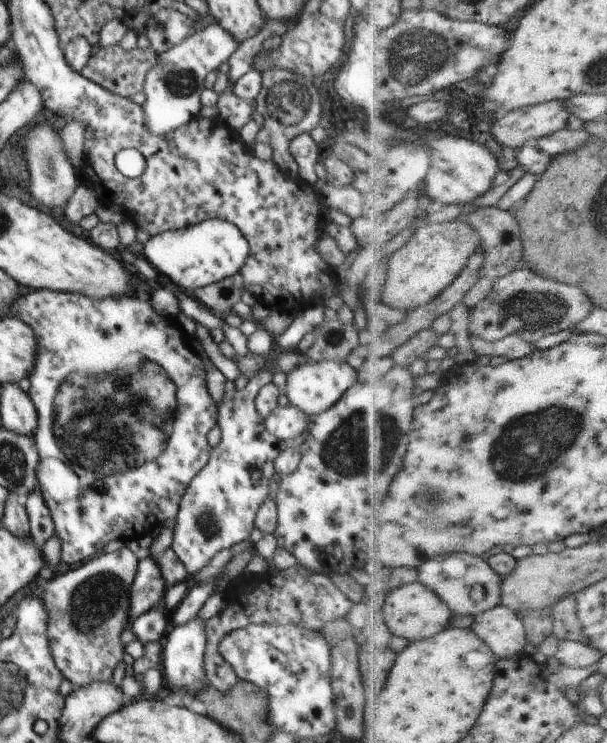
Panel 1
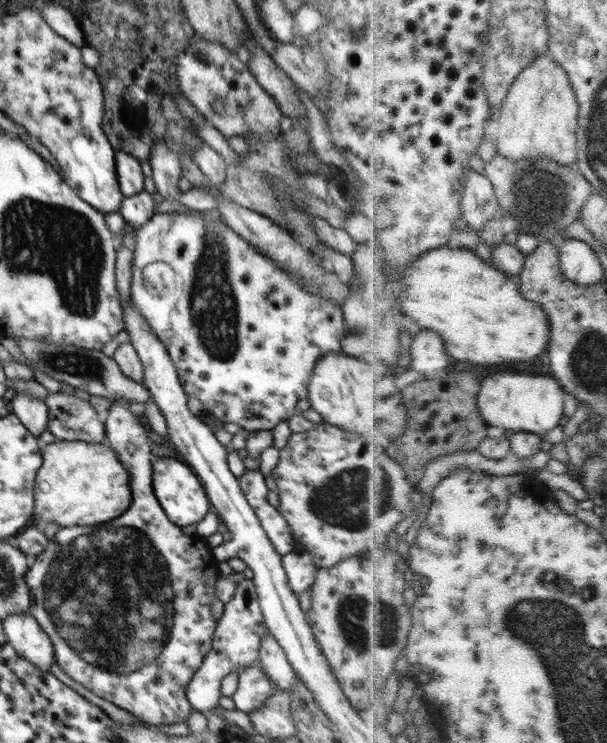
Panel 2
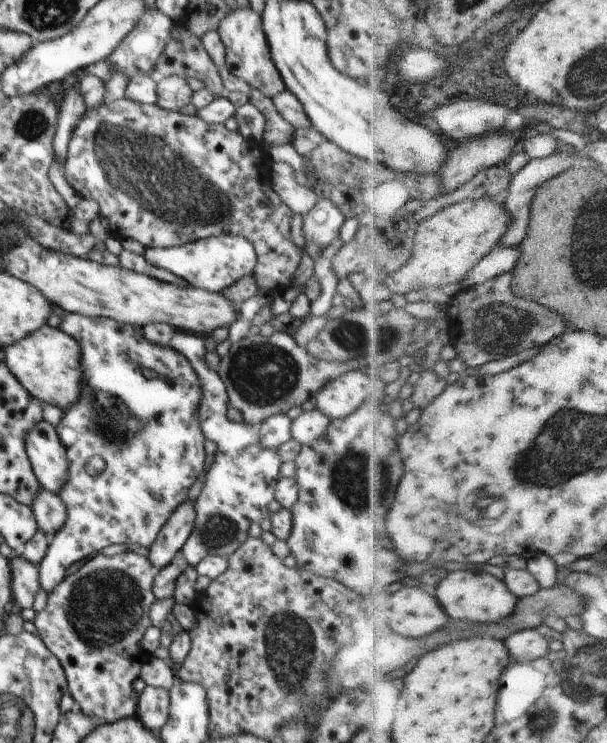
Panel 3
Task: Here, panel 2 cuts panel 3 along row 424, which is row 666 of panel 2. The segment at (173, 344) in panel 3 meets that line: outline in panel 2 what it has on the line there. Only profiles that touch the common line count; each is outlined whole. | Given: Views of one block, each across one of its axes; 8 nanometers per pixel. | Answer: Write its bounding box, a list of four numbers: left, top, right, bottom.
[186,579,267,713]

